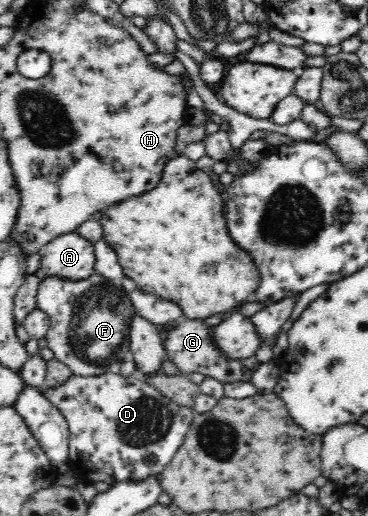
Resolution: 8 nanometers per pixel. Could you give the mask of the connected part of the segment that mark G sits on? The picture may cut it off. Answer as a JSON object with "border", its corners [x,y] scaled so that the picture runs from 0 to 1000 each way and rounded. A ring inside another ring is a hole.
{"border":[[[497,614],[481,622],[481,632],[446,661],[454,692],[503,725],[538,723],[601,742],[644,742],[644,738],[682,740],[688,727],[707,711],[696,690],[666,696],[630,696],[609,688],[582,661],[582,634],[549,618]]]}

